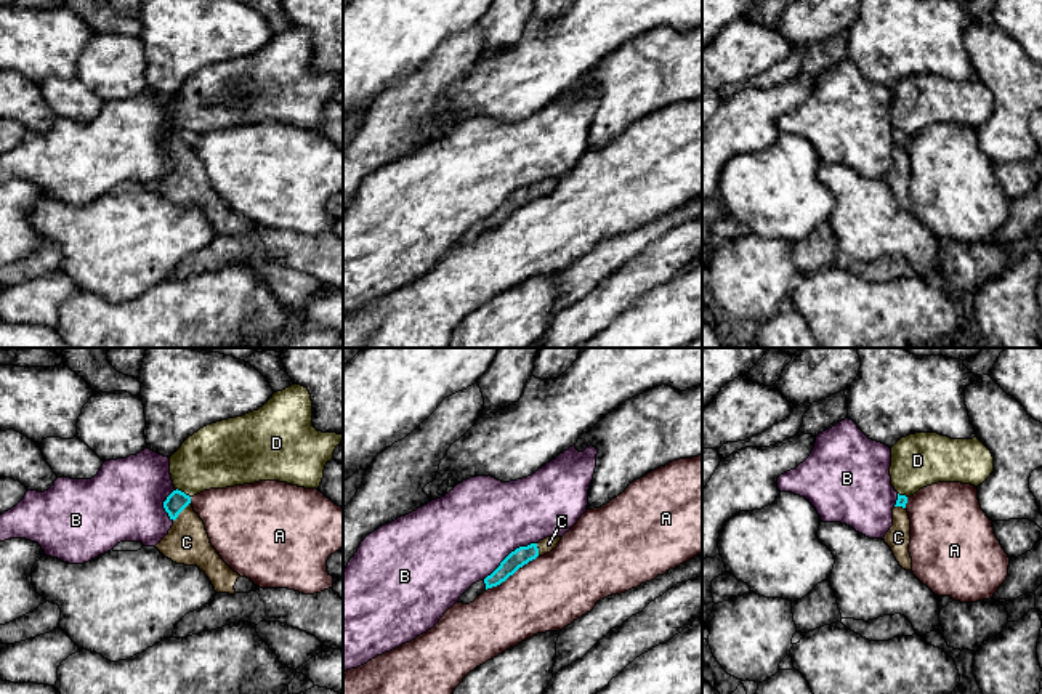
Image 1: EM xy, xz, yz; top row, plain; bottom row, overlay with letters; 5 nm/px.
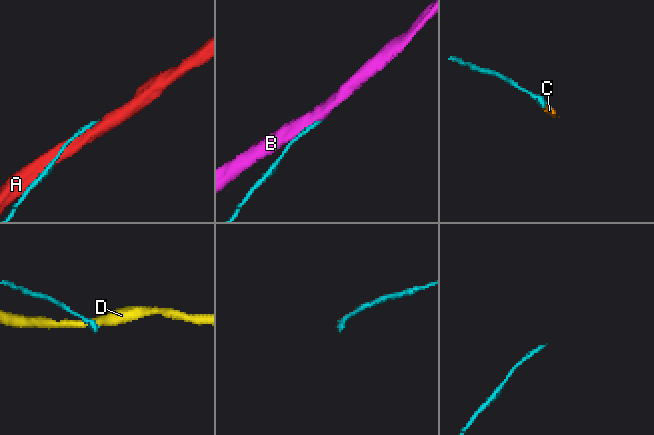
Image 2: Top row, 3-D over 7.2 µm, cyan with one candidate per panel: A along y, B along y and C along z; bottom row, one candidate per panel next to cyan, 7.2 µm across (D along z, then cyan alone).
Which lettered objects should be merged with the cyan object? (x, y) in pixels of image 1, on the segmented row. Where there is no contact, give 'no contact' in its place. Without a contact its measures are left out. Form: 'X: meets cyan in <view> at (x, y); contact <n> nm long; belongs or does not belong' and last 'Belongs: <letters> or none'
A: meets cyan in xz at (512, 574); contact 320 nm long; does not belong
B: meets cyan in xz at (510, 553); contact 320 nm long; does not belong
C: meets cyan in xy at (181, 510); contact 130 nm long; belongs
D: meets cyan in xy at (183, 492); contact 90 nm long; does not belong
Belongs: C

